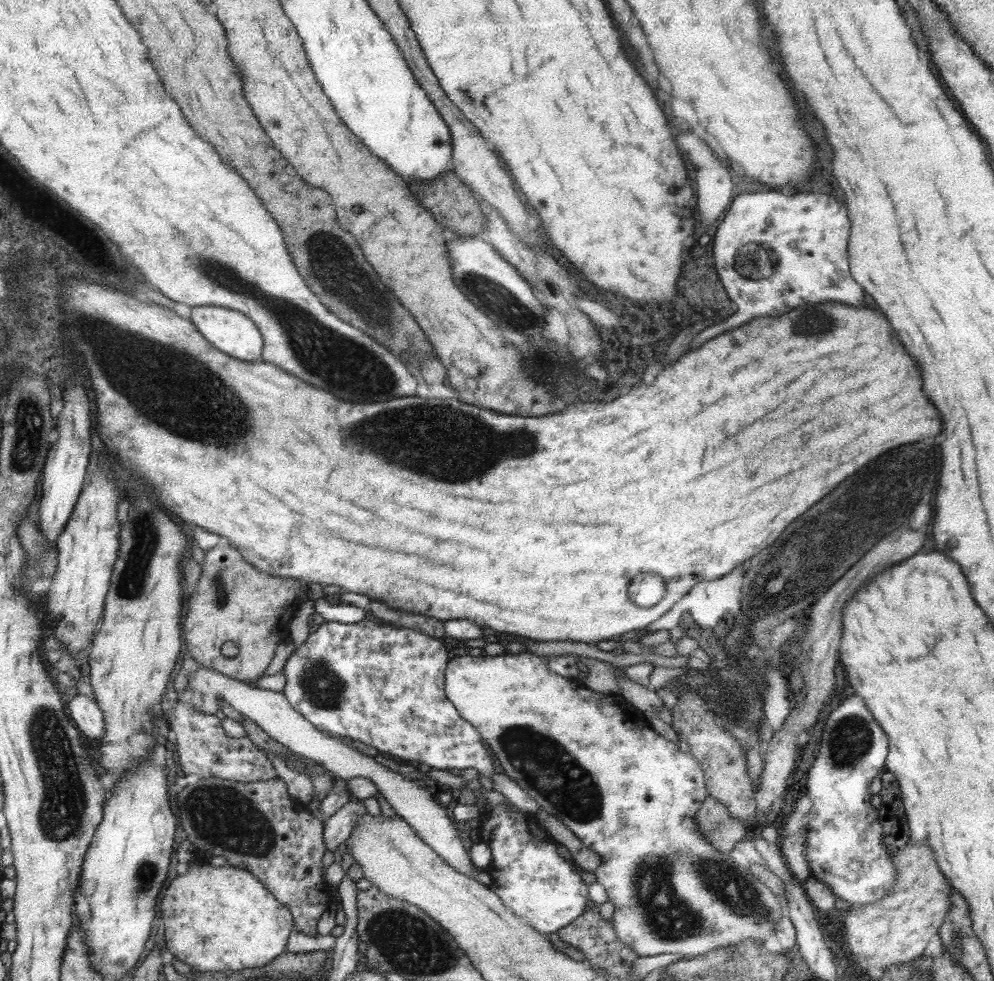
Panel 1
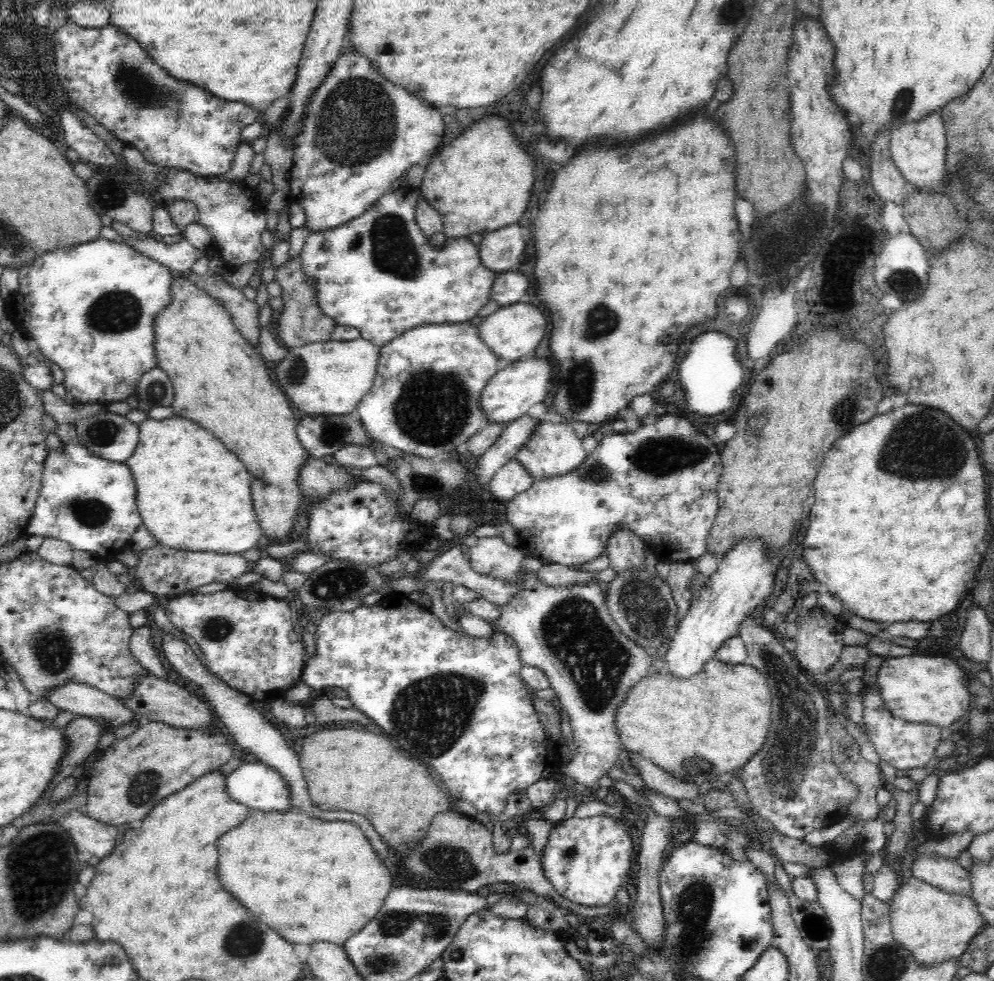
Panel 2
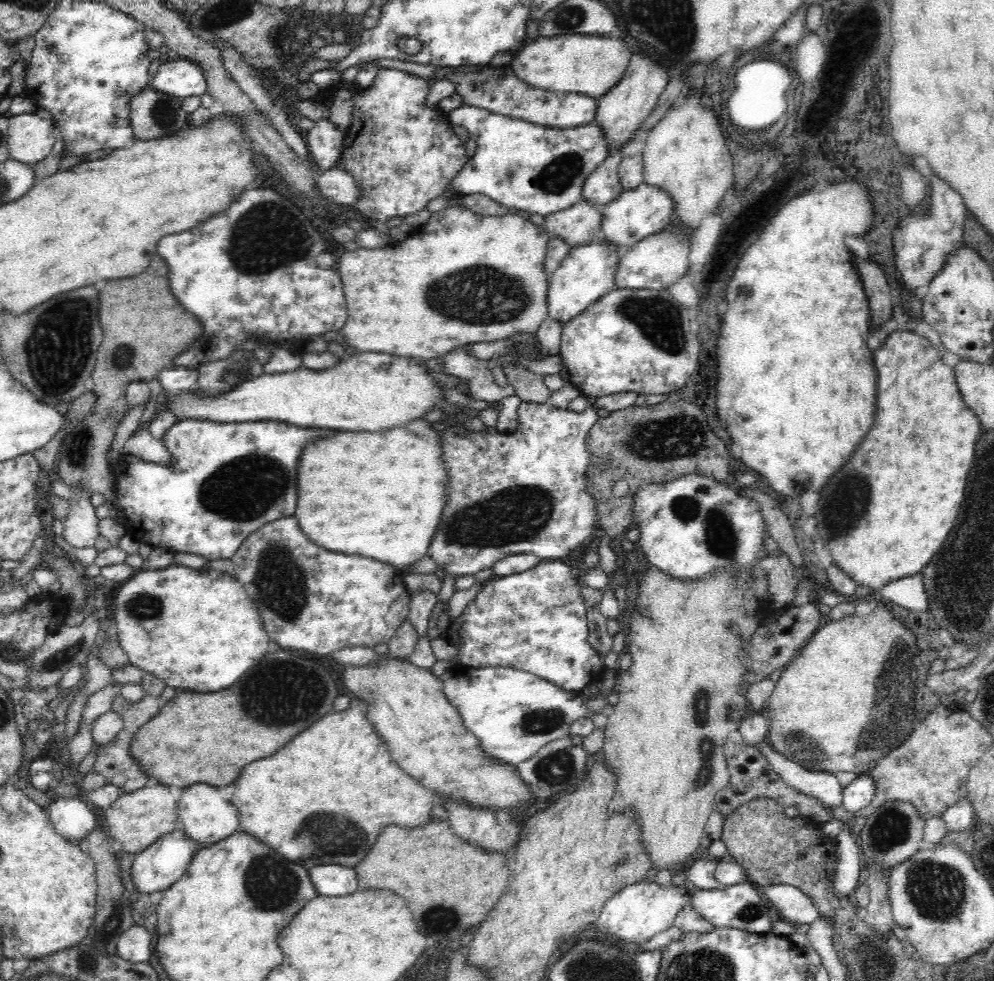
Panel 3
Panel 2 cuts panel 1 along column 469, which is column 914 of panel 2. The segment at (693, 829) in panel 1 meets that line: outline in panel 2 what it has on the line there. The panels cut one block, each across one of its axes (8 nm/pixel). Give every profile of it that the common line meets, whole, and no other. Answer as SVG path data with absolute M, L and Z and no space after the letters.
M912 655L886 657L876 672L876 682L882 686L882 698L894 714L902 714L906 722L932 723L945 732L969 710L969 690L965 676L948 657Z

